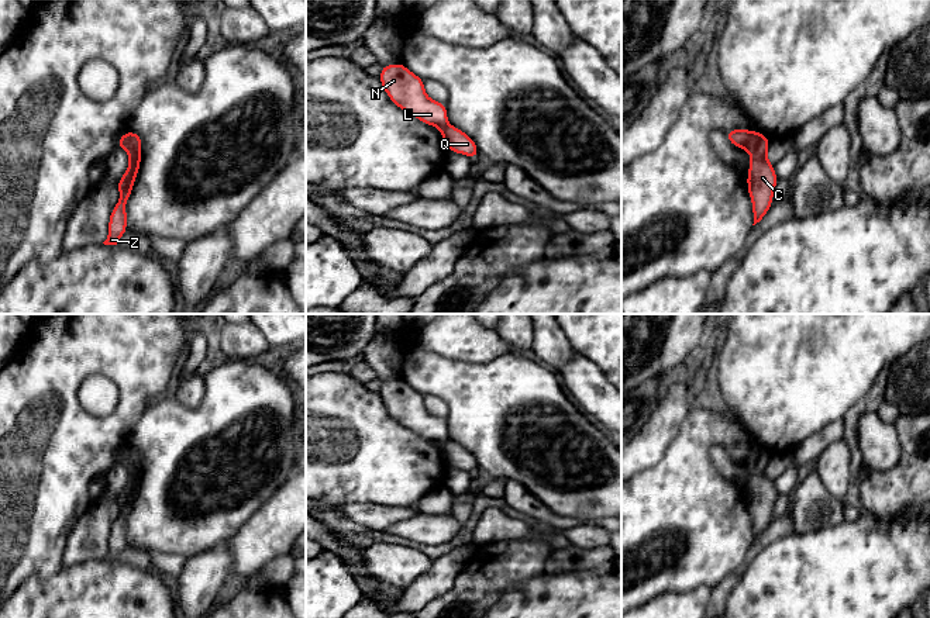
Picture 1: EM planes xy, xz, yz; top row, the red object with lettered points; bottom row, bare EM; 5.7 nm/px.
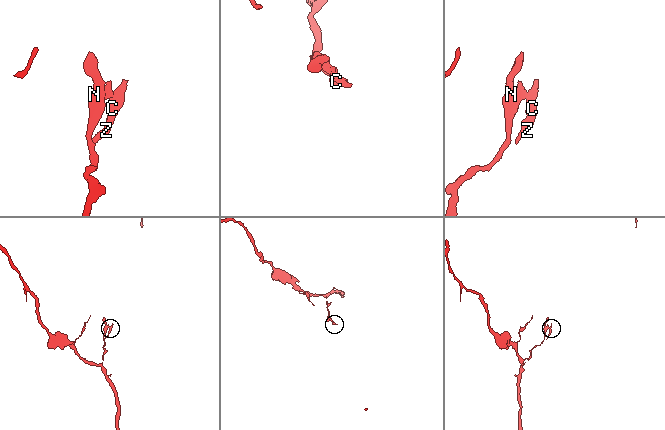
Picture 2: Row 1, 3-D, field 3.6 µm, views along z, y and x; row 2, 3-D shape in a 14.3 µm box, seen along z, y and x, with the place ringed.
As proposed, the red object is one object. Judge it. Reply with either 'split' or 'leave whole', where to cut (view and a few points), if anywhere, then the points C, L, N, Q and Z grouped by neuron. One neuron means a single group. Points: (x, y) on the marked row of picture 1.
split; cut in yz along (750, 131), (750, 138), (744, 148); C Q Z / L N

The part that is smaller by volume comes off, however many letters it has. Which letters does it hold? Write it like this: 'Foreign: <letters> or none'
Foreign: C, Q, Z

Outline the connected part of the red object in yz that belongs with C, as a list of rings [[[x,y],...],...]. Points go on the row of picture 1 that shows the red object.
[[[750,131],[750,139],[745,149],[751,156],[748,168],[747,186],[752,201],[754,224],[760,222],[772,206],[778,176],[767,156],[771,139],[758,131]]]

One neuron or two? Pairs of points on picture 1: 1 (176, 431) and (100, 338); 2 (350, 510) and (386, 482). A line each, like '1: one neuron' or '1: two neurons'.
1: two neurons
2: two neurons

